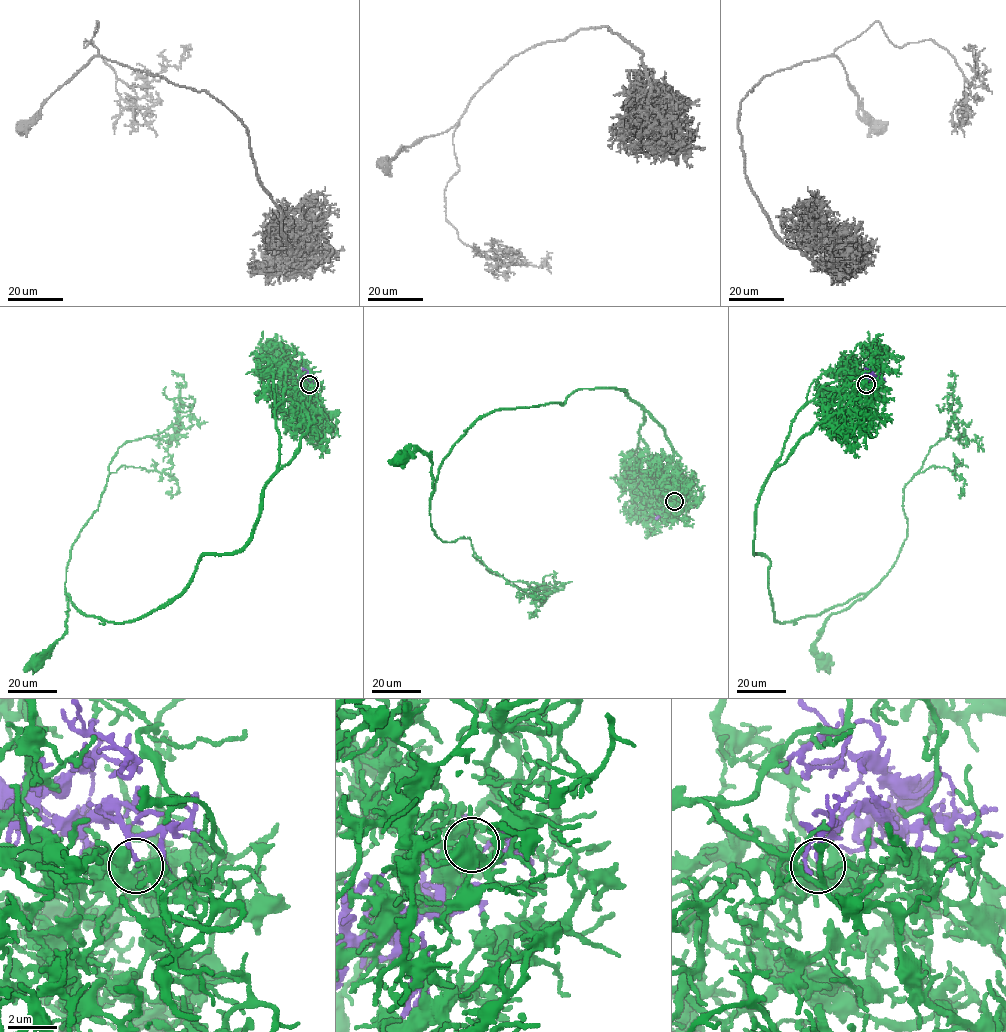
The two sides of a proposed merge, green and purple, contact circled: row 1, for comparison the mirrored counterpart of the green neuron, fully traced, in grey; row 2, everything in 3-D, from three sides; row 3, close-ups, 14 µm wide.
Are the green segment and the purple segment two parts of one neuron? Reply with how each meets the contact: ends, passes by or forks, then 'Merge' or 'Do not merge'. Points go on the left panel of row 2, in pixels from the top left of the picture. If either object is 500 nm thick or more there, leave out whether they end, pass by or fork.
At the ring green ends. At the ring purple ends. Merge

